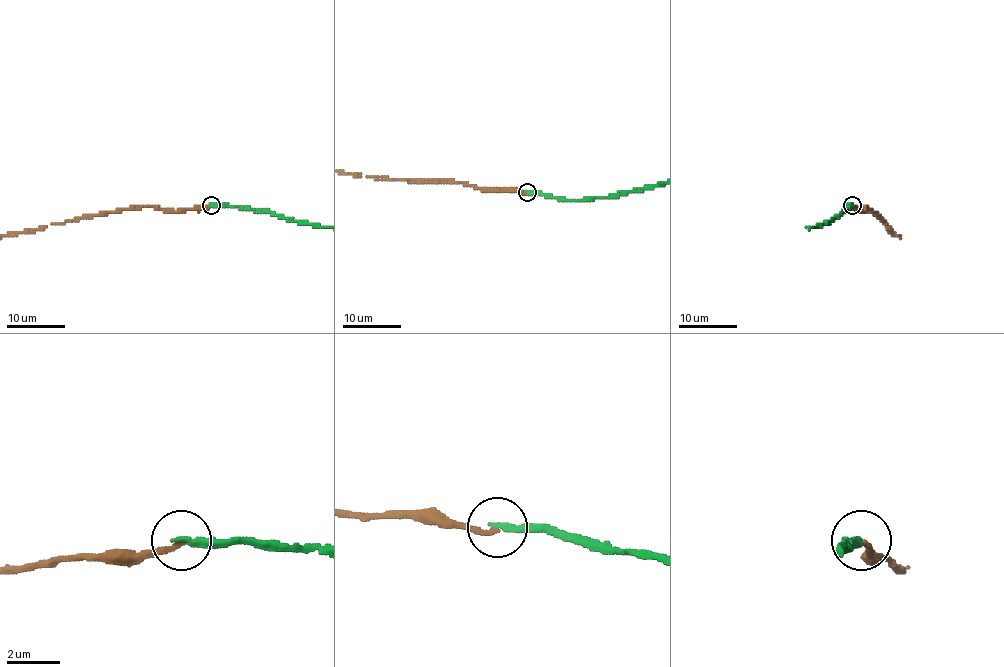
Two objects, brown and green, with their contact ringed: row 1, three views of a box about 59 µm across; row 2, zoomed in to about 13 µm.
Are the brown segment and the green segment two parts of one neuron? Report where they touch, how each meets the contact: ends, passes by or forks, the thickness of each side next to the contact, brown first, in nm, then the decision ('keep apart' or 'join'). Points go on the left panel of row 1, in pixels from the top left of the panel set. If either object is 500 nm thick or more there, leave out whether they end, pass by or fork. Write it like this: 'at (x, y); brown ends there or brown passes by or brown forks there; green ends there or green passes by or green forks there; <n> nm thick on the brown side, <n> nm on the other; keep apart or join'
at (211, 205); brown ends there; green ends there; 200 nm thick on the brown side, 240 nm on the other; keep apart

